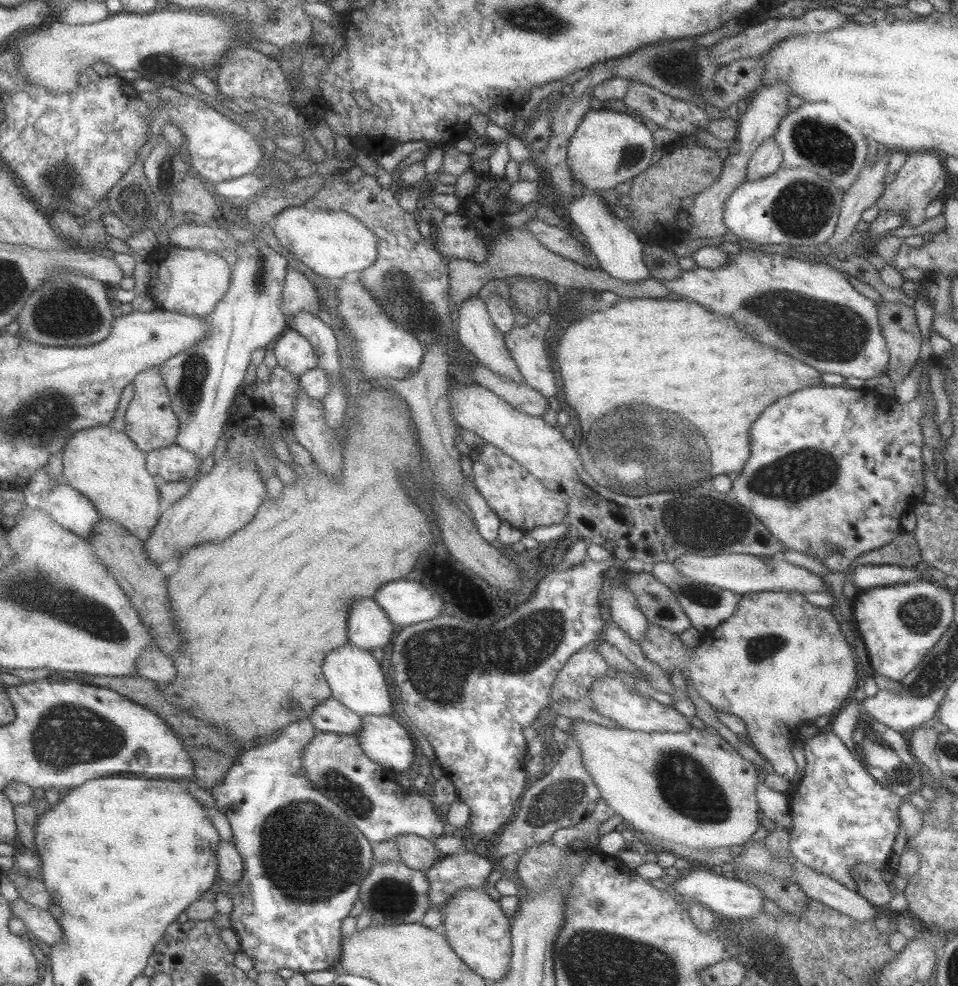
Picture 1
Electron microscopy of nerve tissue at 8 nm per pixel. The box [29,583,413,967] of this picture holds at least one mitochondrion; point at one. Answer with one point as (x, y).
(297, 831)

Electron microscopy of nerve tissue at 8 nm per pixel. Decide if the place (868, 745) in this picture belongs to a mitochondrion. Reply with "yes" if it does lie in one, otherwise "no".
yes

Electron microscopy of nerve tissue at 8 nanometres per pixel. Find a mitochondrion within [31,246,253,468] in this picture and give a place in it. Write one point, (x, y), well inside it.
(68, 315)

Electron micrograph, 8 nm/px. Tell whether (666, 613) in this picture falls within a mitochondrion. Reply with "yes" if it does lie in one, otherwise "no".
yes

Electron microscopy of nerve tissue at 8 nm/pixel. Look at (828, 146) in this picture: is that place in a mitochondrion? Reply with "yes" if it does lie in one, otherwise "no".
yes

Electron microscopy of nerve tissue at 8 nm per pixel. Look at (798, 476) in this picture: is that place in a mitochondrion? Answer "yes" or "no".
yes

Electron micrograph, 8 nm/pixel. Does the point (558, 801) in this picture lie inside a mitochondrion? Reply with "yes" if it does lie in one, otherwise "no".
yes

